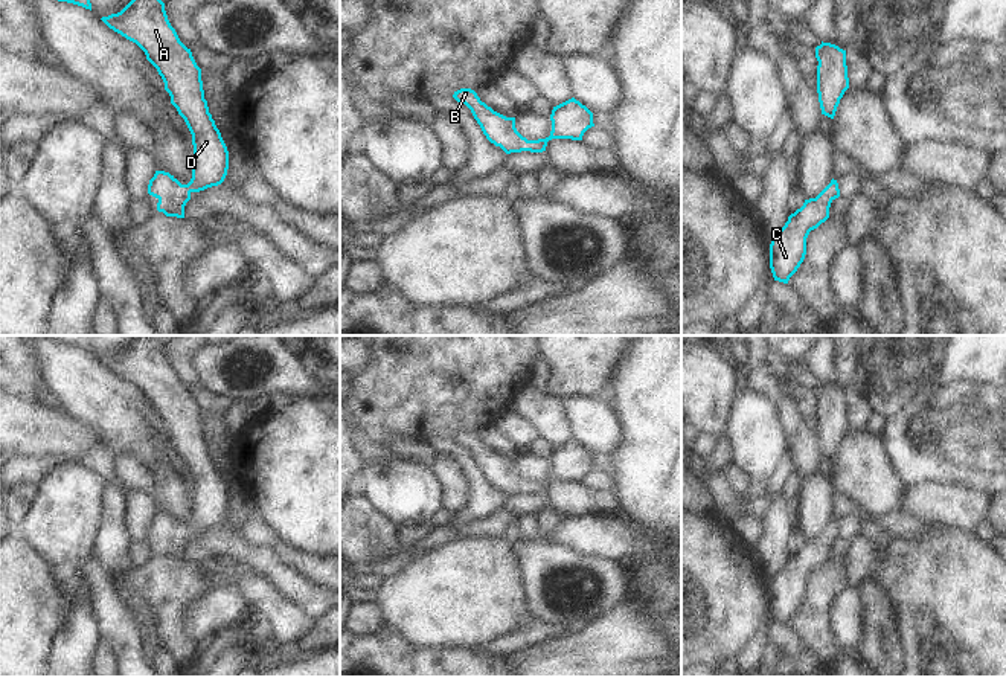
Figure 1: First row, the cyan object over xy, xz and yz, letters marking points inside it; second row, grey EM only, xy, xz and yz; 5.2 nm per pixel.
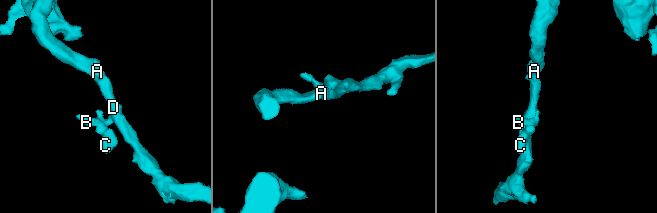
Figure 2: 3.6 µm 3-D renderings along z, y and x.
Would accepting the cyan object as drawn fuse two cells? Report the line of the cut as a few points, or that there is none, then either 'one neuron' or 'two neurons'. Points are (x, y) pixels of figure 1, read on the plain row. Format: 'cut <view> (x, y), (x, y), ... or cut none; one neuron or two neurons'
cut none; one neuron

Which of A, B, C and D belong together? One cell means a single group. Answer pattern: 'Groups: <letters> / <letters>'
Groups: A B C D

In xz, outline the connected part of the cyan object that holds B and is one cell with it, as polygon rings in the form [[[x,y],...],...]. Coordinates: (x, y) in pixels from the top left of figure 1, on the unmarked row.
[[[460,430],[454,433],[453,439],[465,445],[477,465],[480,467],[486,480],[500,488],[506,496],[511,494],[543,494],[547,483],[552,480],[582,482],[584,474],[594,468],[593,454],[575,439],[553,448],[550,462],[552,473],[546,480],[527,482],[515,470],[515,459],[506,459],[485,444],[471,430]]]

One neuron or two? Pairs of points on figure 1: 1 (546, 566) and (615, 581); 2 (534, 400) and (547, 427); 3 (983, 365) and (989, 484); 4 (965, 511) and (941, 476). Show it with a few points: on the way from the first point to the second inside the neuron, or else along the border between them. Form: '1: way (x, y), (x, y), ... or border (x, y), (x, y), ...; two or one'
1: way (563, 564), (592, 567), (598, 574); one
2: way (538, 406), (547, 415), (547, 421); one
3: way (985, 394), (985, 413), (989, 418), (989, 455); one
4: border (912, 485), (924, 482), (956, 484), (982, 493); two

